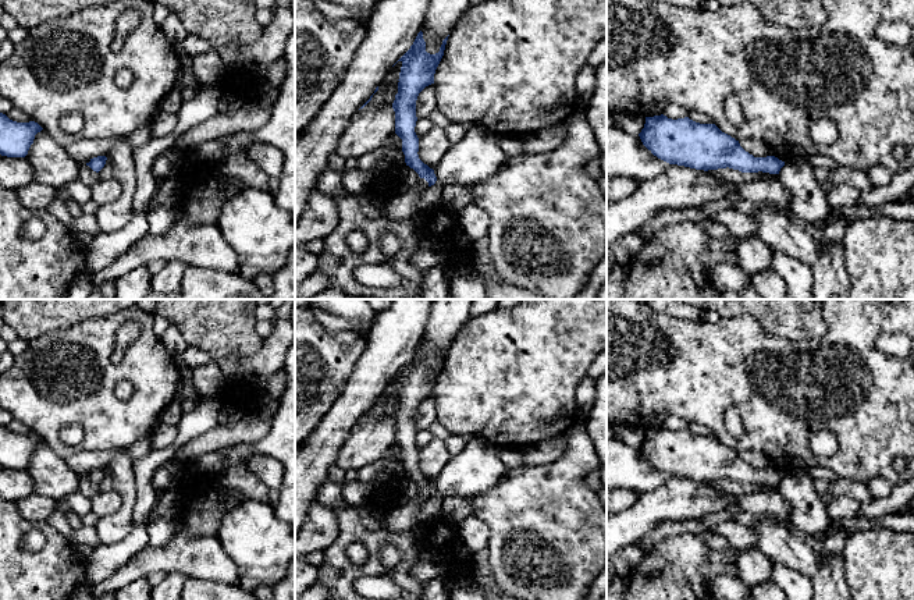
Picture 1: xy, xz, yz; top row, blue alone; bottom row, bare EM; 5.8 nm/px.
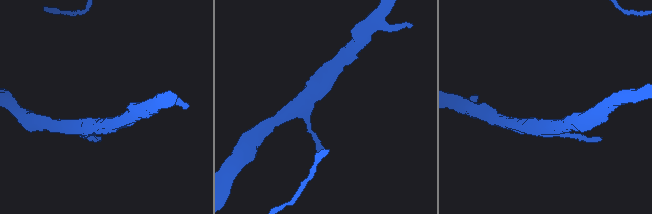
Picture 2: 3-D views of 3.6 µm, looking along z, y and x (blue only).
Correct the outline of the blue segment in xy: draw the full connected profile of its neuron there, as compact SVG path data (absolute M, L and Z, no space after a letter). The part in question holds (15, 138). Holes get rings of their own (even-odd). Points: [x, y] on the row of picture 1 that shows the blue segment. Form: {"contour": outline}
{"contour": "M0 113L0 155L7 157L25 157L35 135L43 128L35 123L17 123Z"}

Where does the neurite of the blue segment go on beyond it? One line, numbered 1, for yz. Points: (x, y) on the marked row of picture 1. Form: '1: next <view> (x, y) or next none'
1: next none

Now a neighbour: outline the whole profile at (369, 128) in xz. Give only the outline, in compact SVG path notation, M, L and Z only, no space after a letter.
M402 61L391 67L380 82L371 100L352 117L339 136L335 153L346 159L359 159L381 148L395 132L395 111L392 103L398 93L398 79Z

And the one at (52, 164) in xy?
M45 129L35 135L25 159L36 182L60 189L79 178L81 166Z

